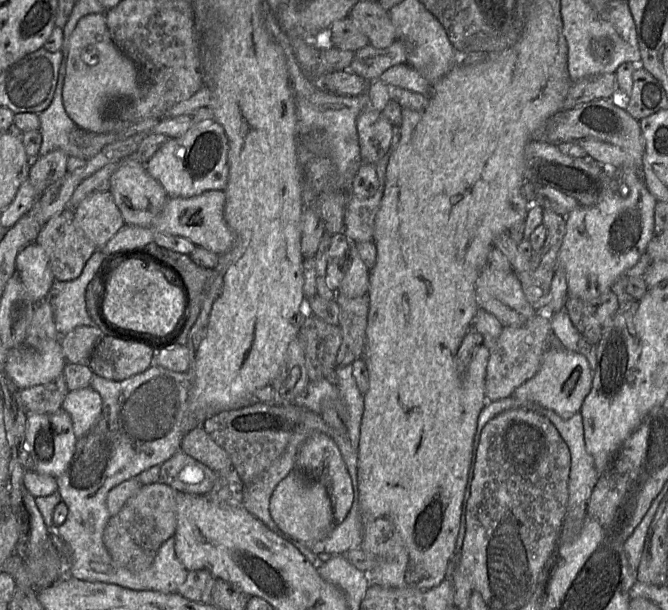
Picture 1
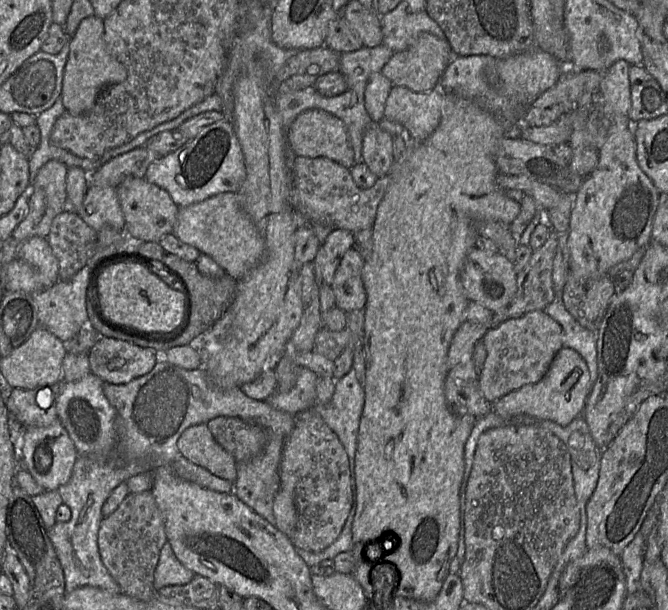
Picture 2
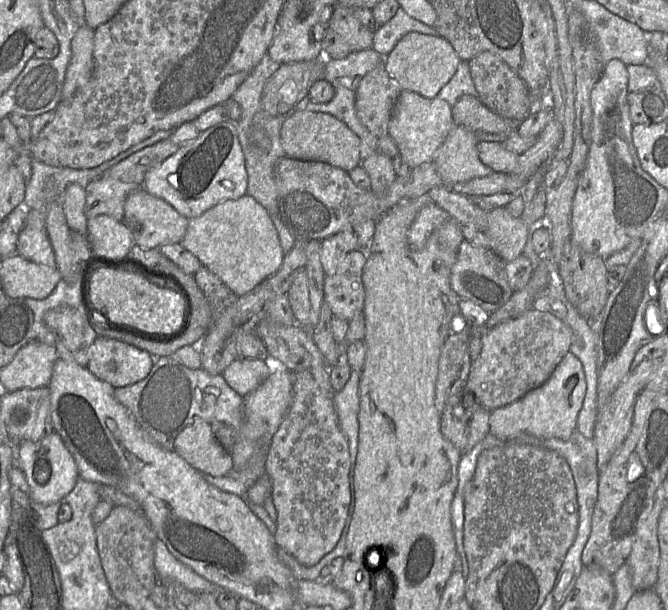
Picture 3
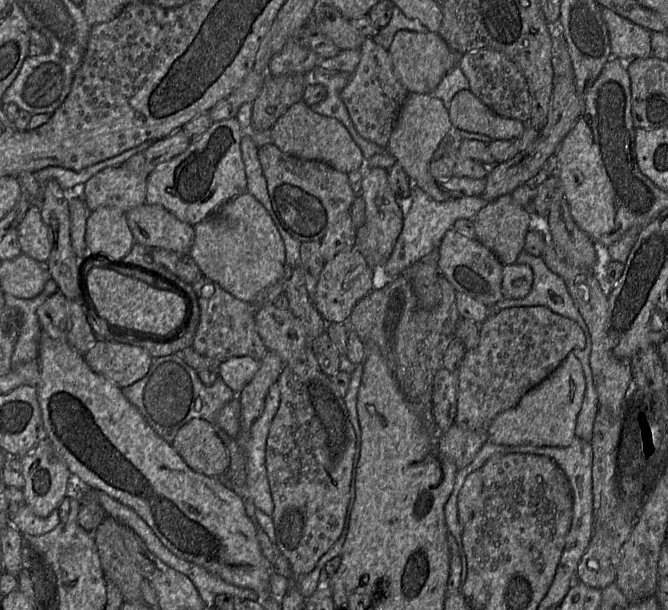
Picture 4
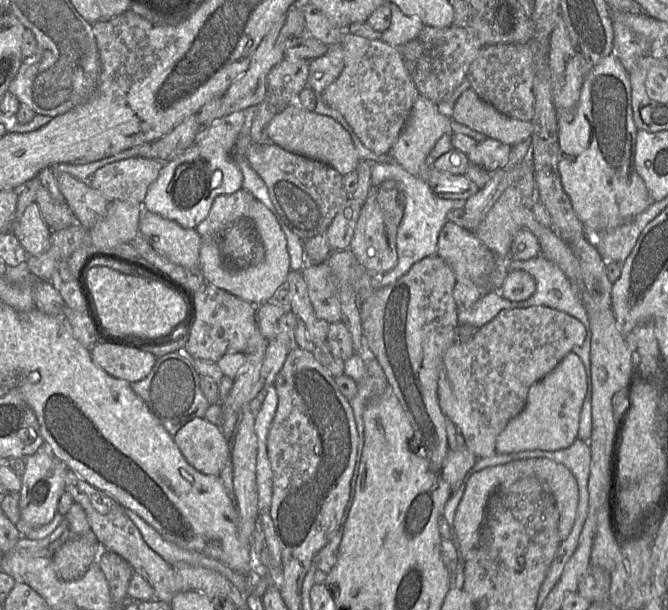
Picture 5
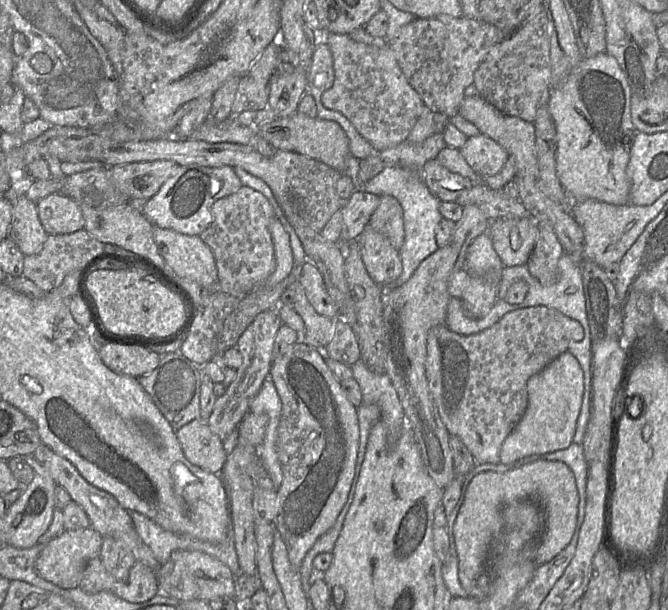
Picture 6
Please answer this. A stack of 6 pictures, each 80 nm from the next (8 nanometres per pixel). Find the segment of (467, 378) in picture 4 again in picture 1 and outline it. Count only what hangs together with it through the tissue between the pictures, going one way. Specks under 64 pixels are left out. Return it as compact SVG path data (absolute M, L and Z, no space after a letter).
M537 313L519 327L503 327L500 336L488 348L489 359L485 377L487 401L497 401L511 396L516 388L535 376L544 353L550 347L551 335L550 318L545 313Z

